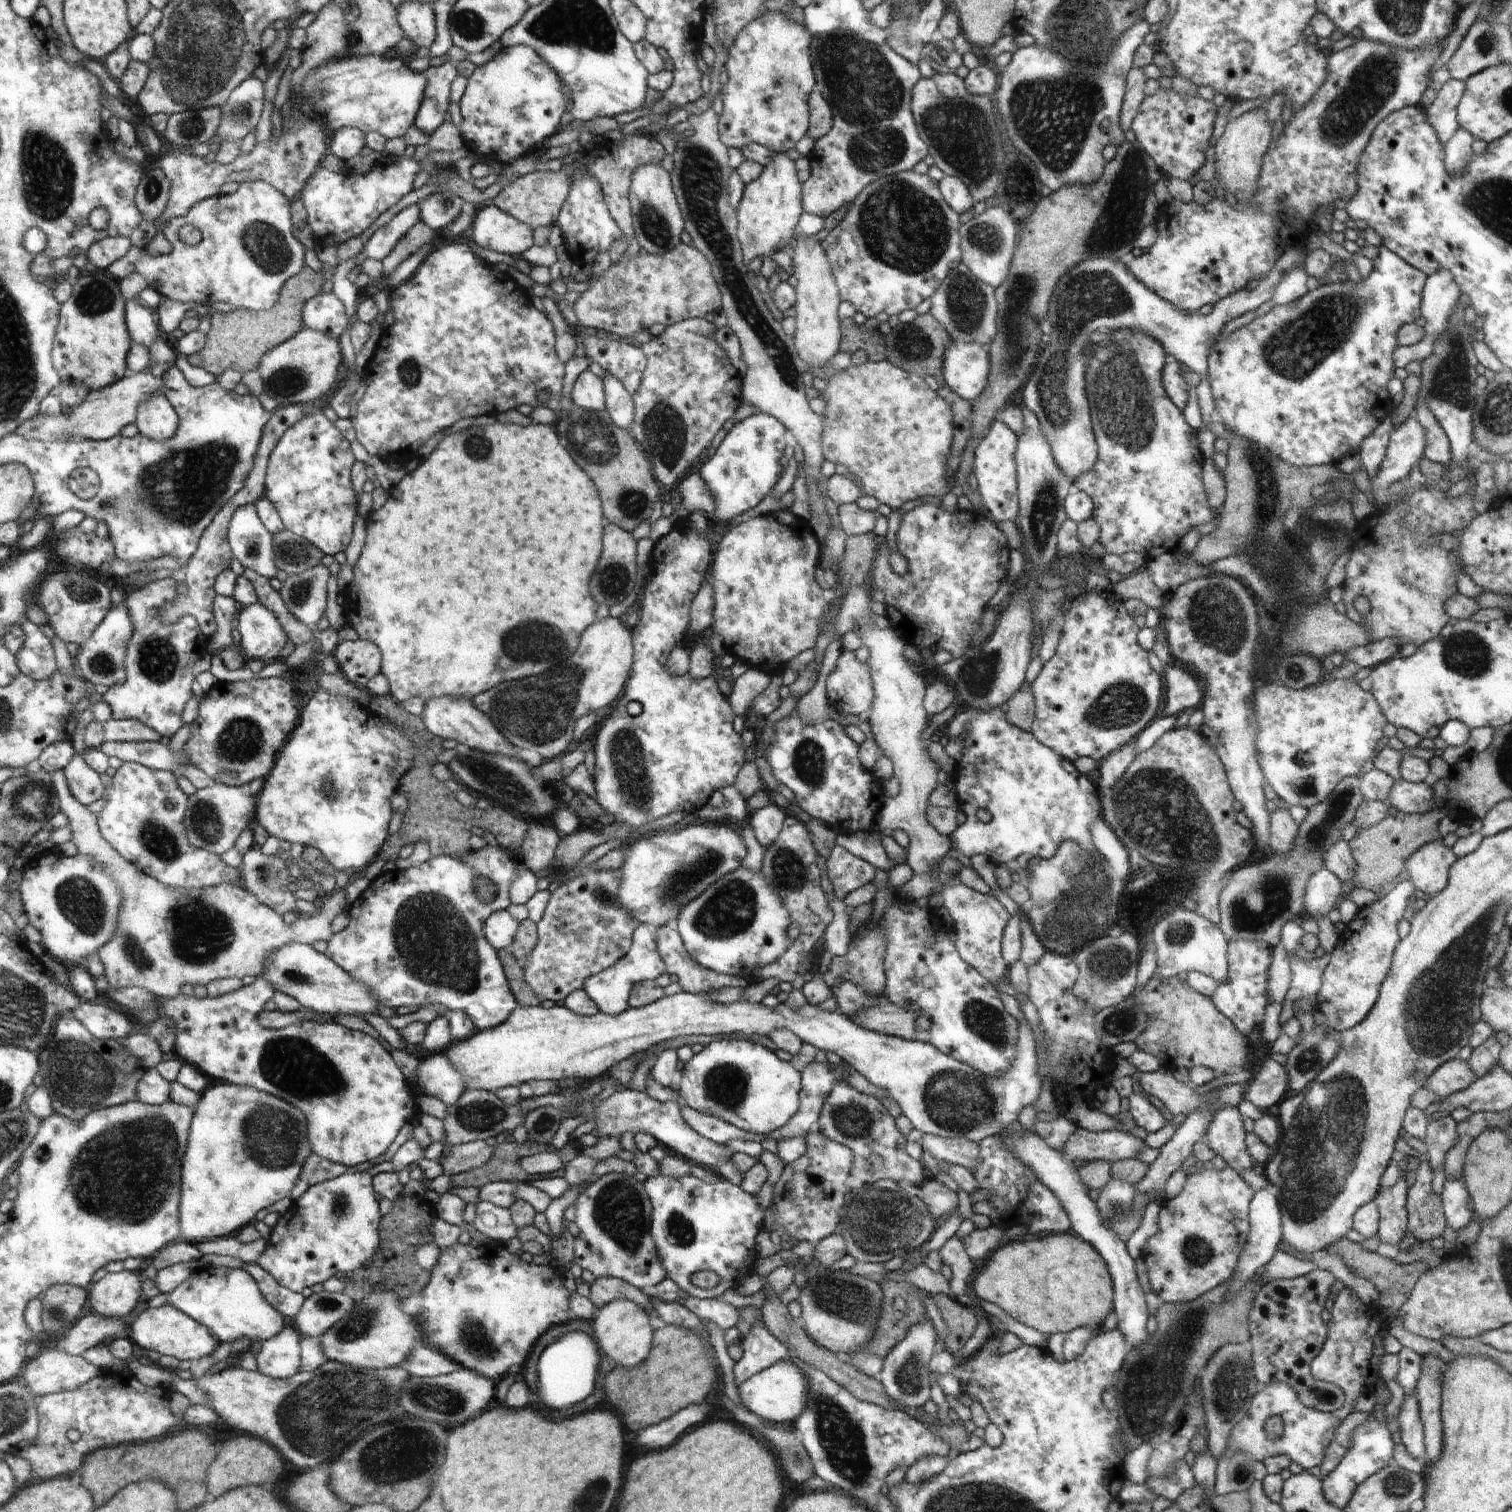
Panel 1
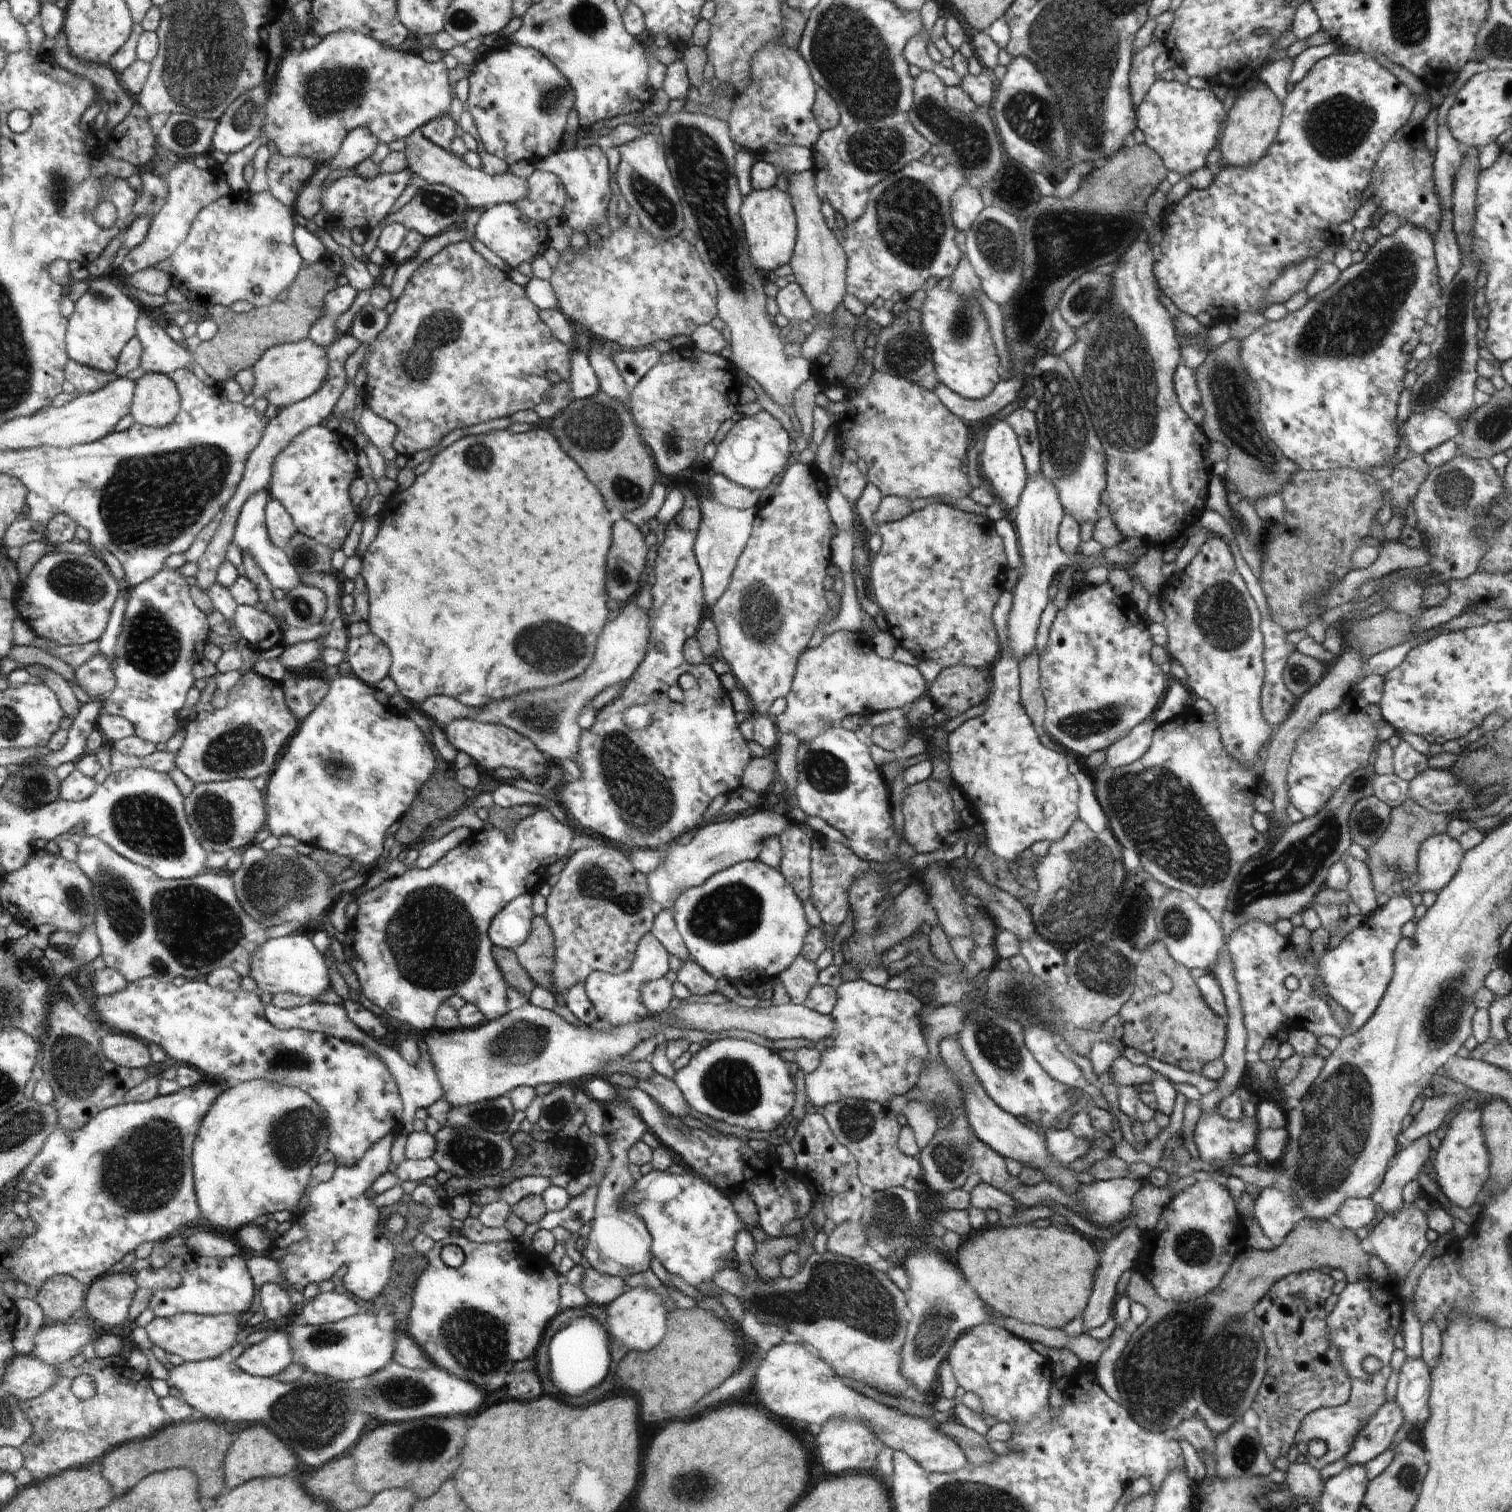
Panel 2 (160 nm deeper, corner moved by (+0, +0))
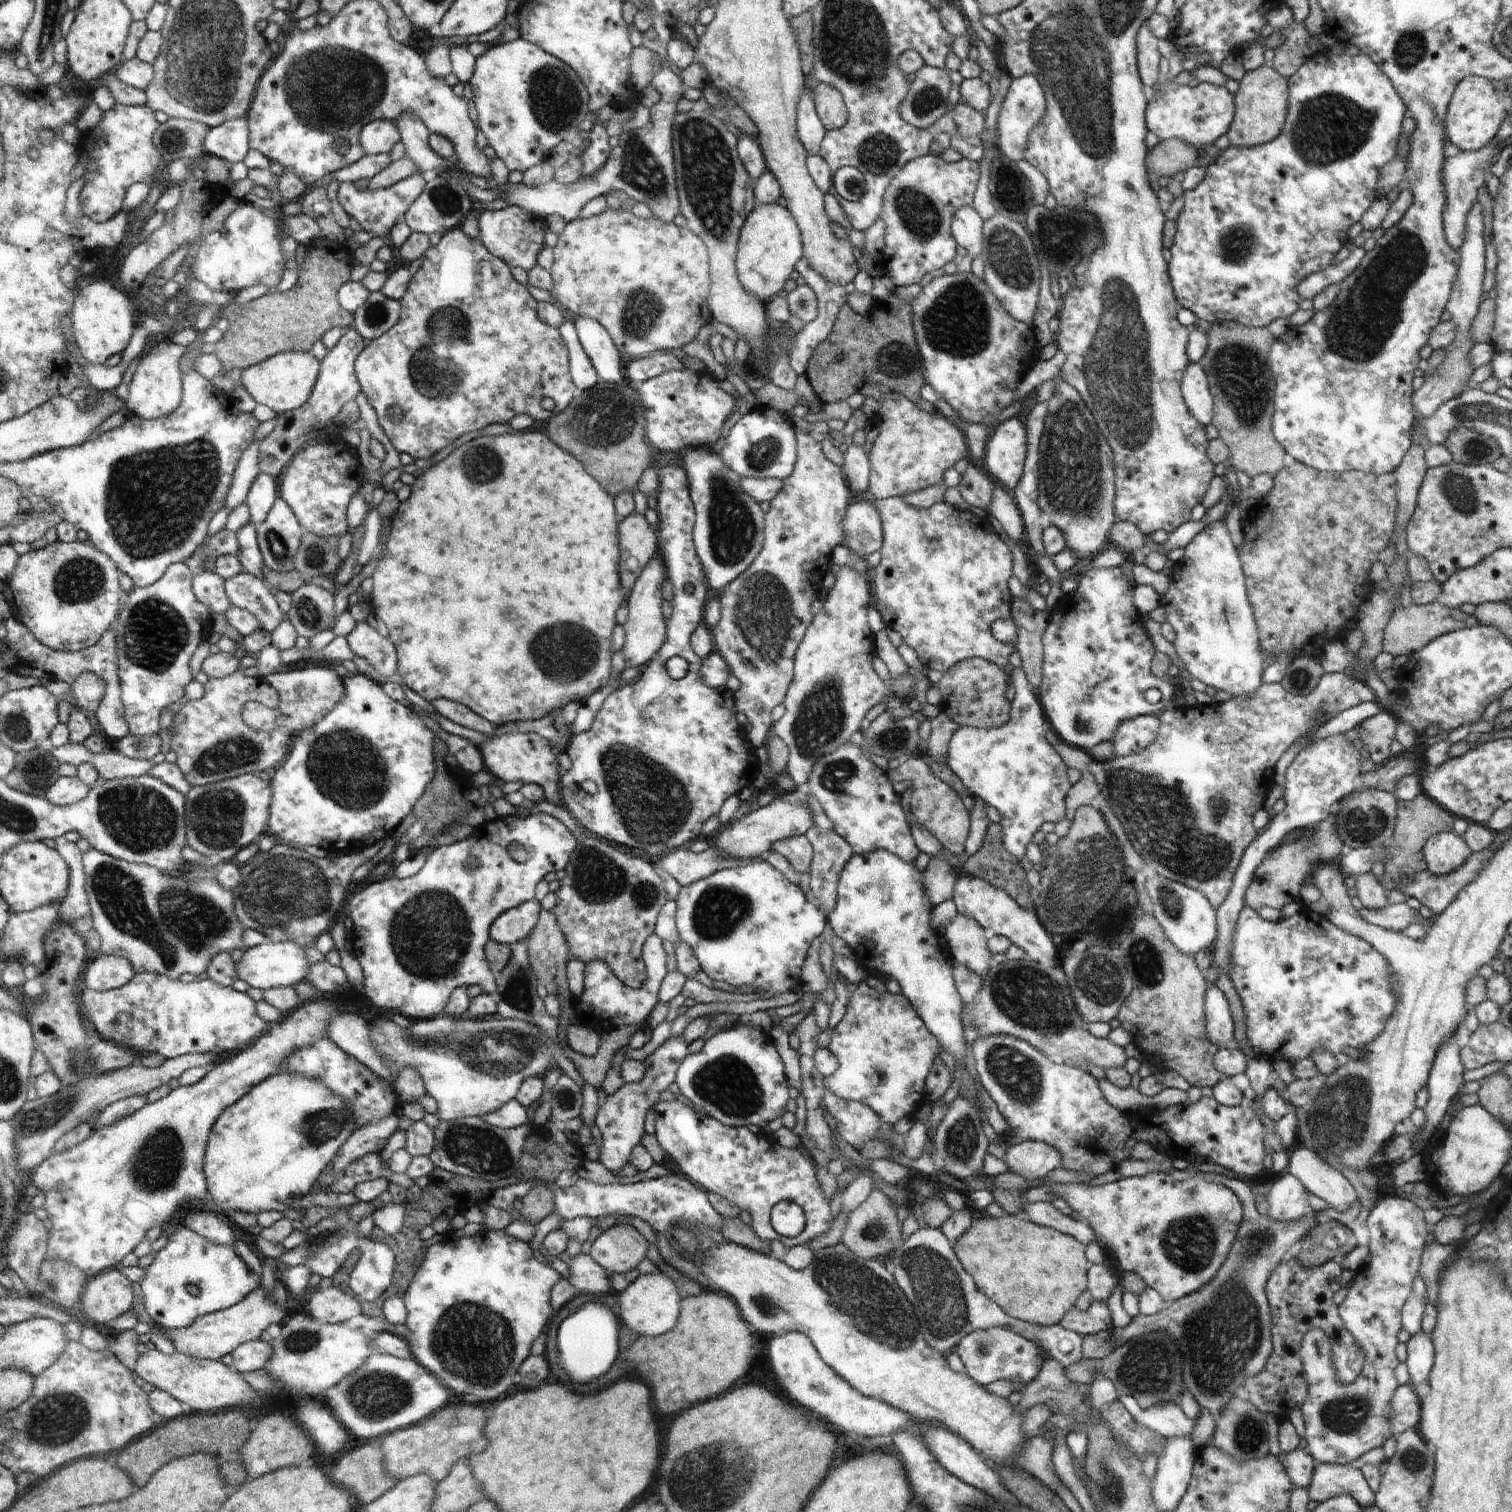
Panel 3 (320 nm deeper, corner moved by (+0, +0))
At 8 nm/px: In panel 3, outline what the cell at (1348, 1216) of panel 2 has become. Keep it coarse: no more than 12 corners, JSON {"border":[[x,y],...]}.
{"border":[[1315,1150],[1292,1152],[1284,1173],[1344,1212],[1356,1190]]}

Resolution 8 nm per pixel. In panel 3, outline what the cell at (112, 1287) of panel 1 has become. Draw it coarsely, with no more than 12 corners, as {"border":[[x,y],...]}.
{"border":[[119,1269],[90,1278],[84,1313],[110,1325],[130,1312],[134,1284]]}

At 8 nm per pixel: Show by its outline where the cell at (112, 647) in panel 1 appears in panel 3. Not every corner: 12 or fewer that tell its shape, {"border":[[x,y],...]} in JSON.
{"border":[[84,673],[72,685],[78,708],[97,717],[107,681]]}

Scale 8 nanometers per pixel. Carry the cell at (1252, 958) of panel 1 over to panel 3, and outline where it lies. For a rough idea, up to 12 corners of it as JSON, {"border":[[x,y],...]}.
{"border":[[1304,905],[1244,906],[1227,976],[1256,1059],[1364,1050],[1389,962]]}

